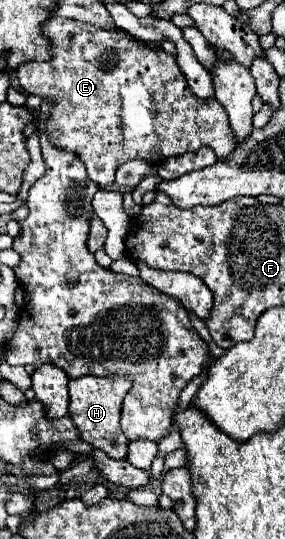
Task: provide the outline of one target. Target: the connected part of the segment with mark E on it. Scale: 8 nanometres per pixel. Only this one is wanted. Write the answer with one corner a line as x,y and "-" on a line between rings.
47,18
43,22
43,34
51,42
51,60
23,62
17,68
19,84
25,92
55,100
55,110
47,122
51,142
55,140
55,146
75,152
83,160
89,178
101,188
115,184
117,168
133,158
161,164
165,158
209,146
217,154
217,160
225,160
235,150
235,136
231,136
227,112
223,112
219,100
199,100
193,94
175,54
169,54
163,48
151,48
151,42
143,42
121,28
115,28
115,32
103,32
103,28
71,18

